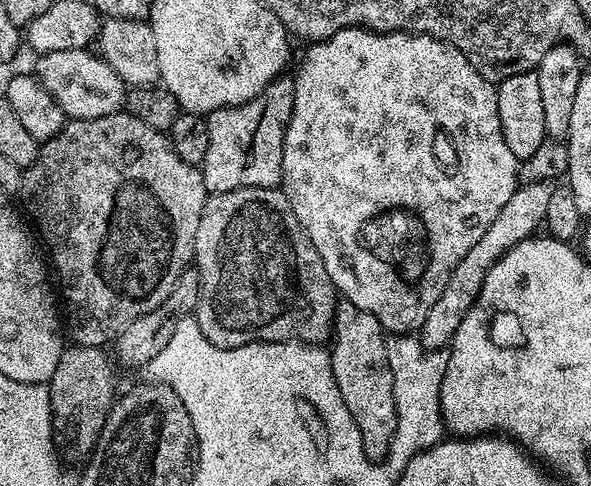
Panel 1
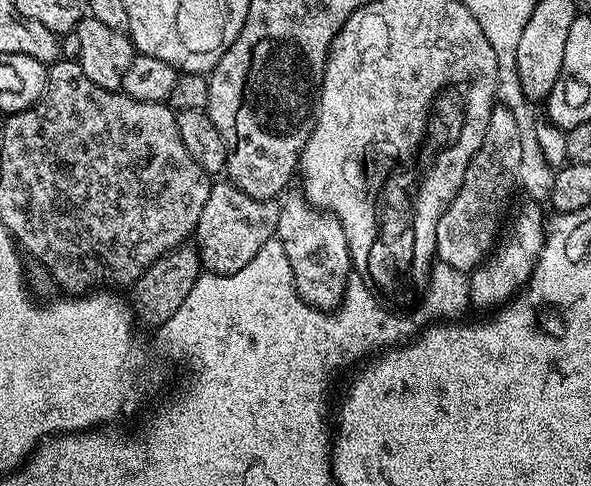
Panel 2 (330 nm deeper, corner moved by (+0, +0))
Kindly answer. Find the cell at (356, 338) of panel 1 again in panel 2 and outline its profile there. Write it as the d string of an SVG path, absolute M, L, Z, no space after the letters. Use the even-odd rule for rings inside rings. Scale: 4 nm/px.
M285 191L279 201L280 213L275 234L275 239L282 242L282 250L290 262L292 284L296 287L296 293L312 308L321 310L338 308L344 301L344 292L348 289L348 277L353 271L342 222L338 222L334 214L314 207L304 197L303 191L292 191Z

